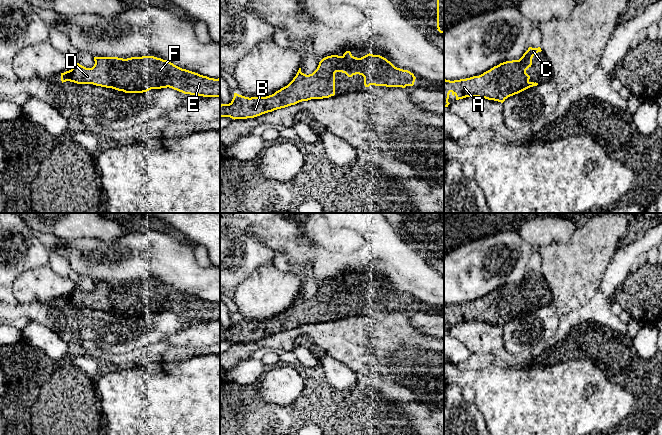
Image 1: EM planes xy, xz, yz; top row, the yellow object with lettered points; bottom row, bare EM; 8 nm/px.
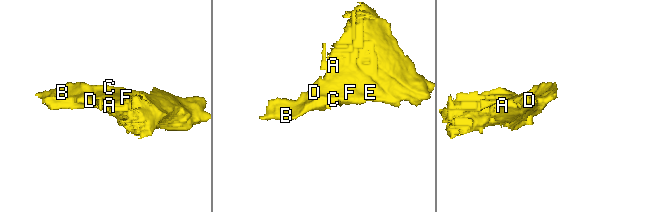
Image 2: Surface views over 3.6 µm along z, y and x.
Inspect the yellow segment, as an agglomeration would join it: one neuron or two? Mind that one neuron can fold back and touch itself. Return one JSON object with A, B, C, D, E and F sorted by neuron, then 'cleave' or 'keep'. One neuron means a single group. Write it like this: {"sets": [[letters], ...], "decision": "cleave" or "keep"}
{"sets": [["A", "B", "C", "D", "E", "F"]], "decision": "keep"}

